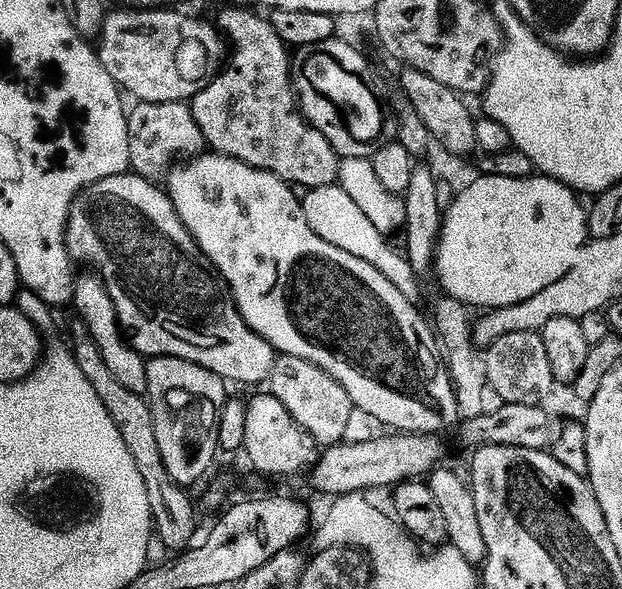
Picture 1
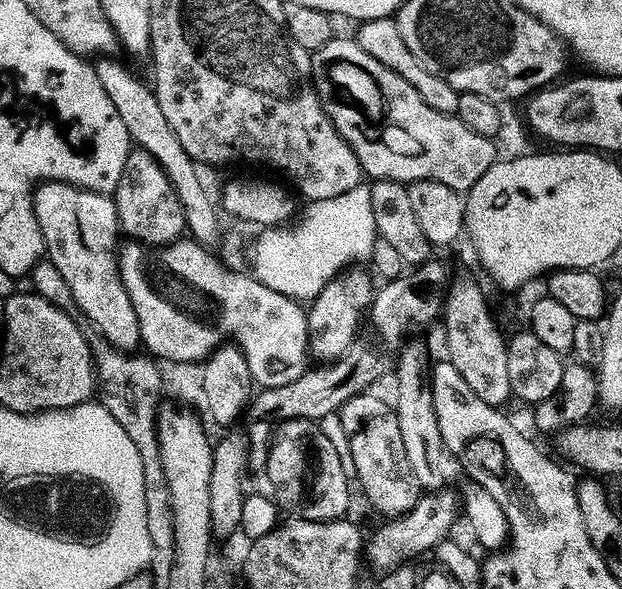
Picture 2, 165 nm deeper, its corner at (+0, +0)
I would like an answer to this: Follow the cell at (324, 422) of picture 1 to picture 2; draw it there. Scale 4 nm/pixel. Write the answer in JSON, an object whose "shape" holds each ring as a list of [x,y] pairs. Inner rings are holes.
{"shape":[[[348,270],[324,286],[319,297],[311,301],[308,312],[308,347],[322,362],[336,362],[357,343],[360,319],[365,319],[374,299],[374,287],[360,270]]]}

